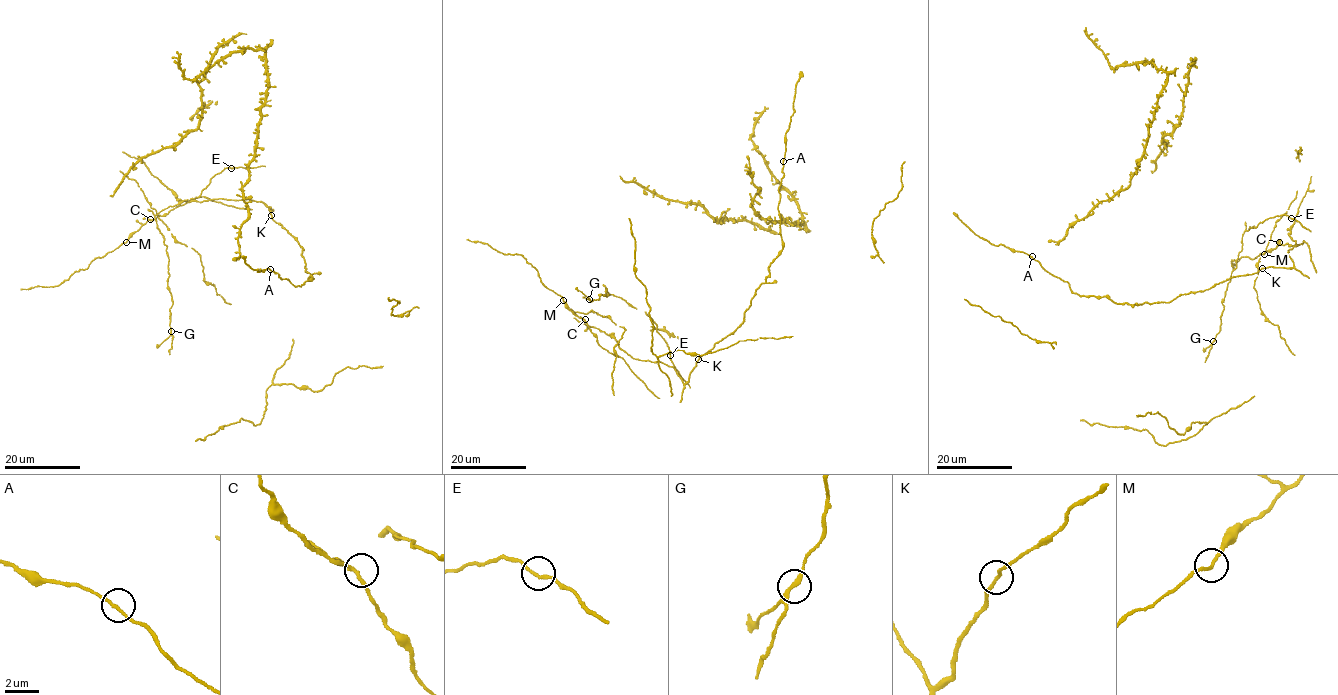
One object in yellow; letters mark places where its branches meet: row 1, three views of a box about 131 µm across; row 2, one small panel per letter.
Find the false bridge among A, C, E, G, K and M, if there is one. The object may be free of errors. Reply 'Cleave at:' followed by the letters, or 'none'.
Cleave at: none

